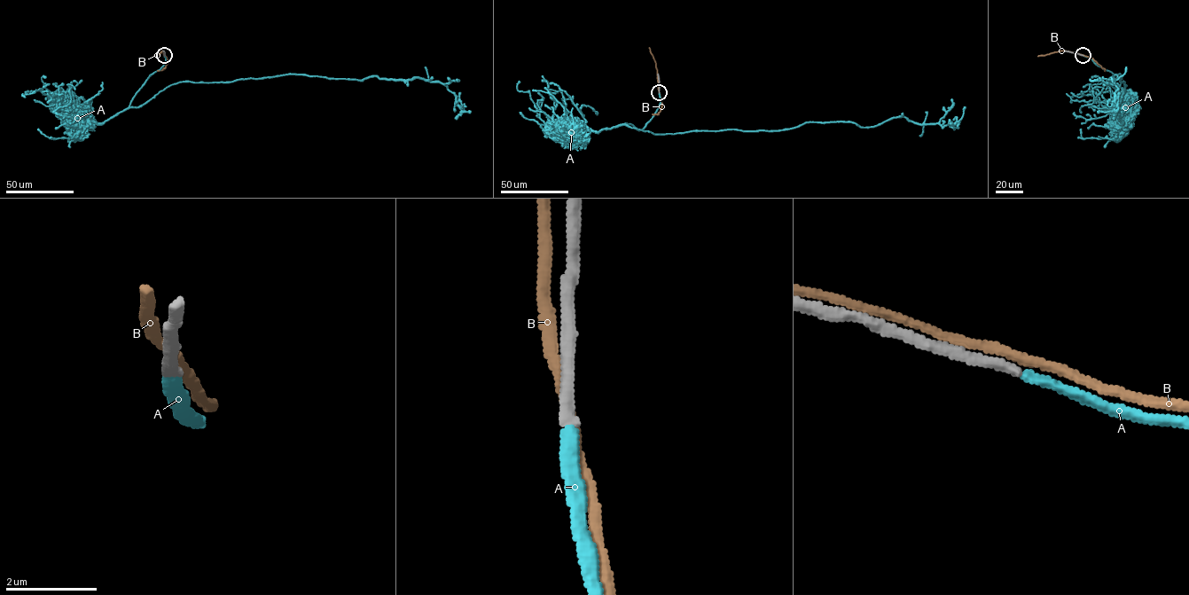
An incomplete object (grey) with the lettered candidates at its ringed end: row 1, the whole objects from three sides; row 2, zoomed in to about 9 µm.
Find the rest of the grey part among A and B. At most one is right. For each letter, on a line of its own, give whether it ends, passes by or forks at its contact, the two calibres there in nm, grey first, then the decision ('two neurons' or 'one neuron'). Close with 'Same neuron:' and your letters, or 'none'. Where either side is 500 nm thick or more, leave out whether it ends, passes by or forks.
A: it ends; calibres 260 and 240 nm; one neuron
B: it passes by; calibres 360 and 220 nm; two neurons
Same neuron: A

